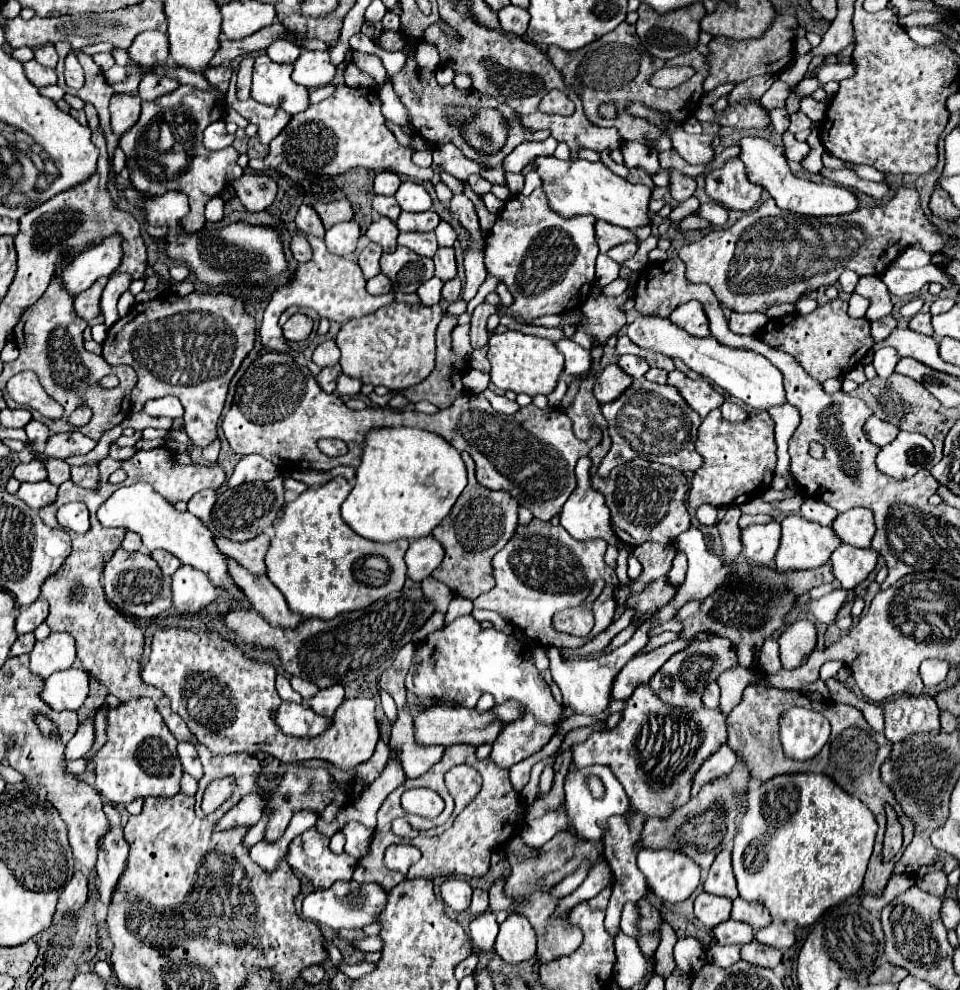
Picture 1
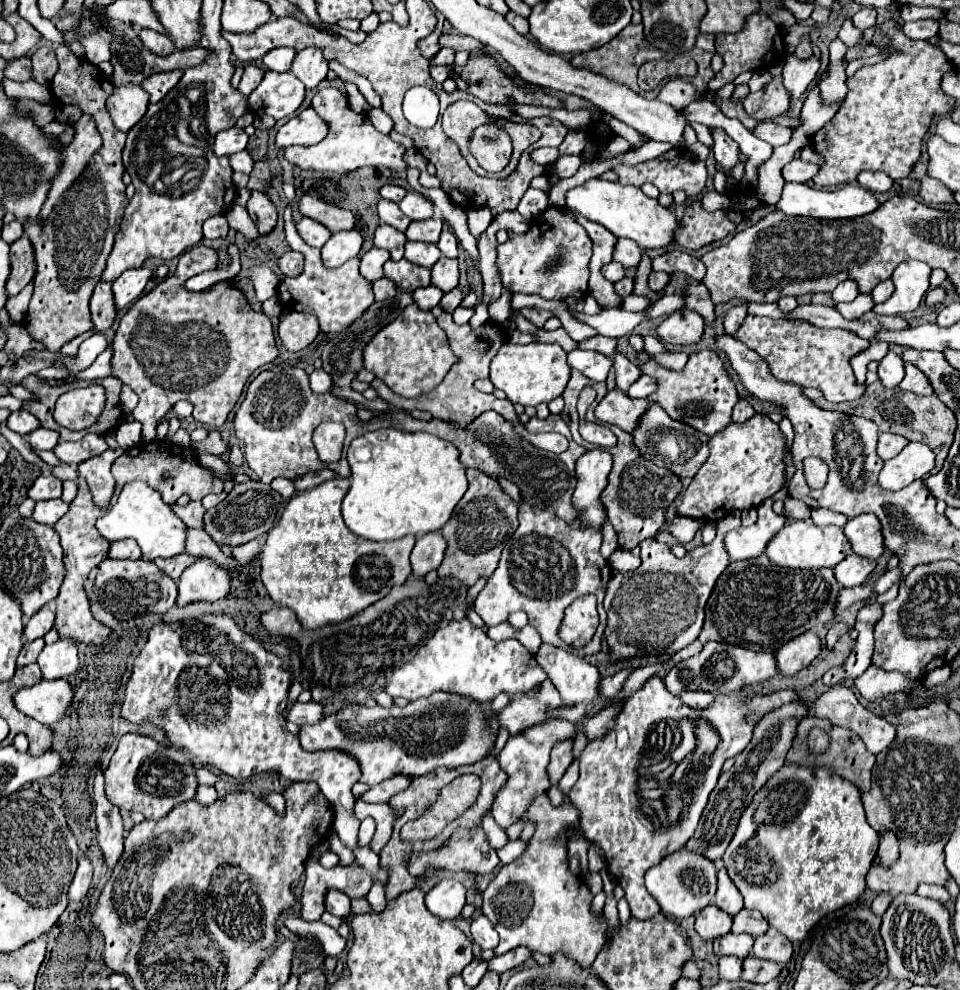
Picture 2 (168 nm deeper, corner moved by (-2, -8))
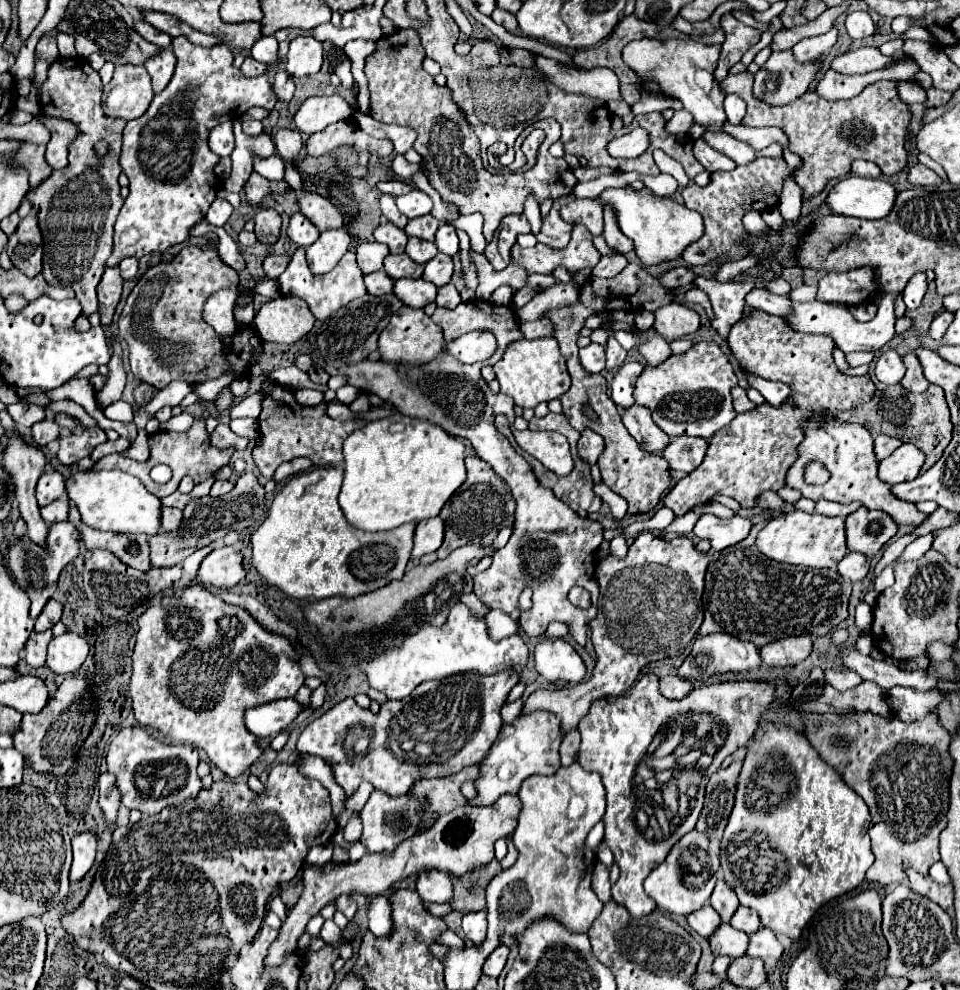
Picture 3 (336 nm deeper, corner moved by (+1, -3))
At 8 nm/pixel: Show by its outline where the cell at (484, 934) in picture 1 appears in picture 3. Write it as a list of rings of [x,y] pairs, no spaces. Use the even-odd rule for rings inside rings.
[[[476,911],[476,913],[464,915],[462,931],[474,945],[480,945],[480,941],[486,939],[486,911]]]

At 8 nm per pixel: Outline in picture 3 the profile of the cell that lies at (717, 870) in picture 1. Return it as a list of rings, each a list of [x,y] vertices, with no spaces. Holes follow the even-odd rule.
[[[718,879],[716,887],[714,887],[714,893],[710,897],[710,903],[716,909],[716,913],[720,915],[722,923],[728,923],[730,917],[738,909],[738,897],[736,897],[736,893],[732,893],[732,889],[726,885],[724,879]]]

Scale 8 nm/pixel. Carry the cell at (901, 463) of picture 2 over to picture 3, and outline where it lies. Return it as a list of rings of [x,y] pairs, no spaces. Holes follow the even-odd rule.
[[[902,443],[890,457],[878,463],[878,477],[888,483],[904,483],[918,477],[920,467],[924,465],[924,453],[912,443]]]

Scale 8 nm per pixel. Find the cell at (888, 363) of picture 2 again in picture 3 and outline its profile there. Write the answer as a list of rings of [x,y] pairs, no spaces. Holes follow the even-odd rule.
[[[892,349],[880,355],[880,359],[876,361],[876,369],[874,369],[878,381],[882,381],[886,385],[898,385],[904,377],[904,371],[906,371],[906,367],[902,363],[902,357]]]

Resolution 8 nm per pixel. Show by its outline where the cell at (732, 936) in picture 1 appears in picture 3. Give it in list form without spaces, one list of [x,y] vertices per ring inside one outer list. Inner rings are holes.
[[[722,923],[708,941],[710,941],[710,949],[716,957],[726,955],[730,959],[736,959],[736,957],[742,957],[748,949],[748,935],[732,929],[728,923]]]

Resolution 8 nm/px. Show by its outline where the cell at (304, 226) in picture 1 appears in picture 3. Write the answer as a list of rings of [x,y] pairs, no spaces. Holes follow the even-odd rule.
[[[294,213],[294,215],[290,217],[290,223],[288,223],[286,233],[288,233],[288,237],[290,237],[296,245],[300,245],[300,247],[312,245],[312,243],[318,239],[318,235],[320,235],[320,231],[318,231],[302,213]]]

